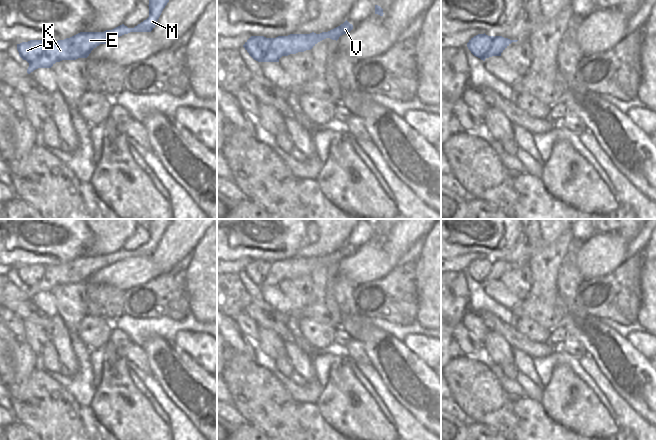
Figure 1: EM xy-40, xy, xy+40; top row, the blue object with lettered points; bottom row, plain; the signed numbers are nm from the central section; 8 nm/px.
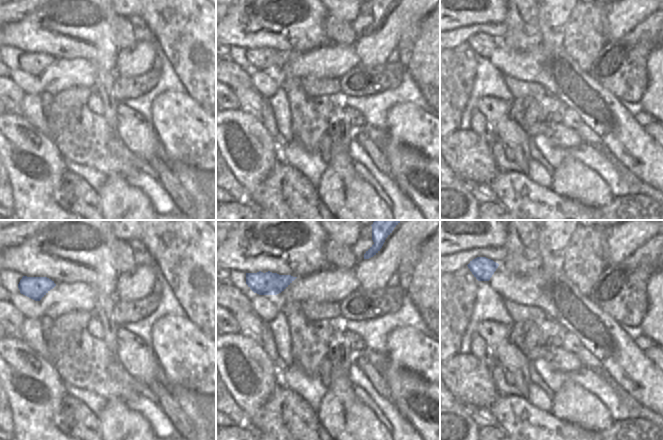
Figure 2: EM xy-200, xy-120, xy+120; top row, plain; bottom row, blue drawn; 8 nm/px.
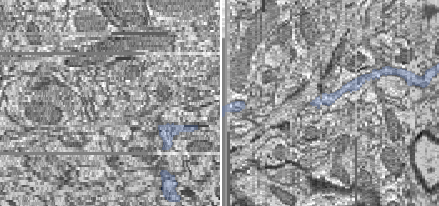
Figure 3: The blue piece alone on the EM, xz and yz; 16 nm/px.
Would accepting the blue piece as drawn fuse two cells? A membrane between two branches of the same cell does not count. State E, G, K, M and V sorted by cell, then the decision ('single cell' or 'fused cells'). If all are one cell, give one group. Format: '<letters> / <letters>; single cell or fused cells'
E K M V / G; fused cells

